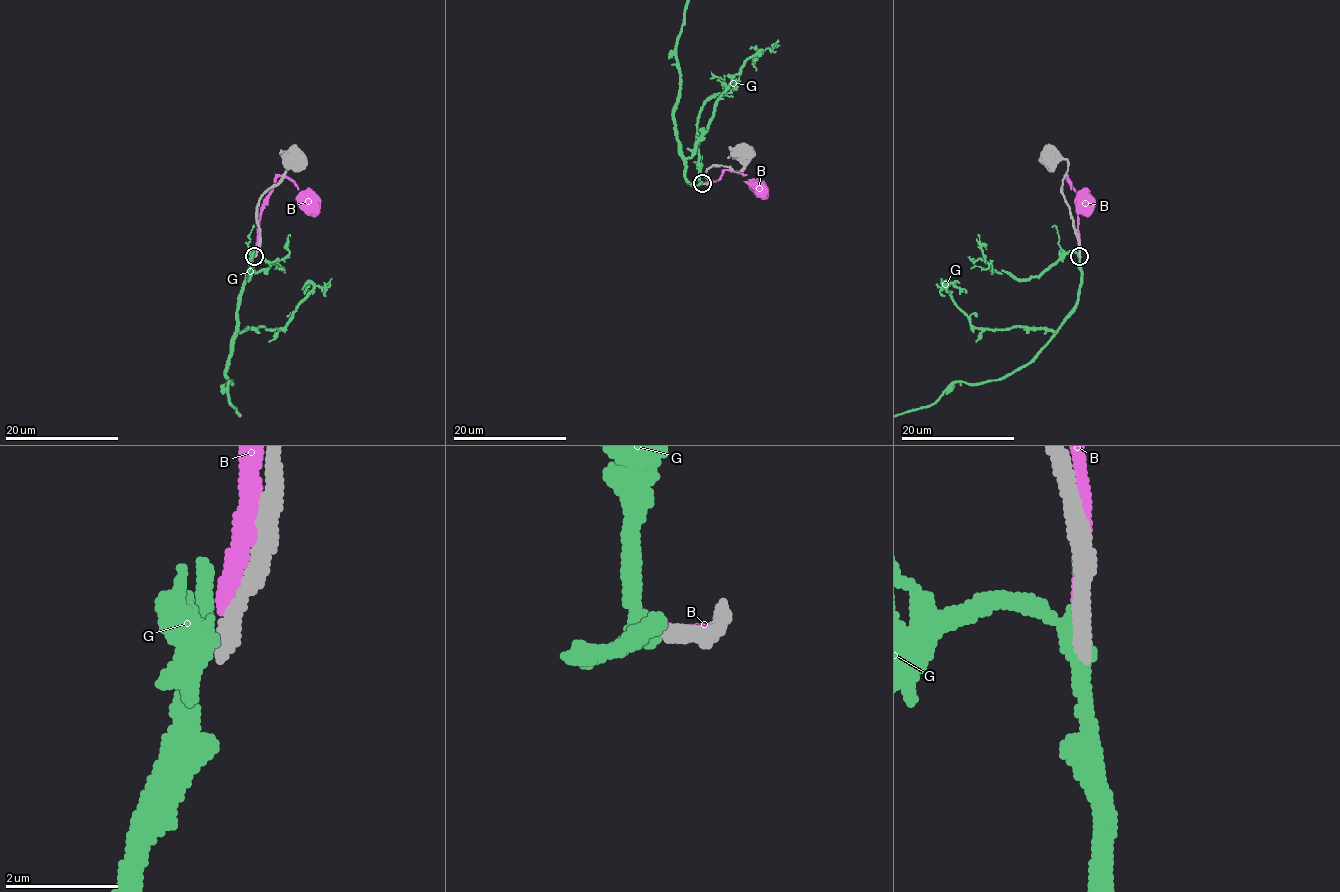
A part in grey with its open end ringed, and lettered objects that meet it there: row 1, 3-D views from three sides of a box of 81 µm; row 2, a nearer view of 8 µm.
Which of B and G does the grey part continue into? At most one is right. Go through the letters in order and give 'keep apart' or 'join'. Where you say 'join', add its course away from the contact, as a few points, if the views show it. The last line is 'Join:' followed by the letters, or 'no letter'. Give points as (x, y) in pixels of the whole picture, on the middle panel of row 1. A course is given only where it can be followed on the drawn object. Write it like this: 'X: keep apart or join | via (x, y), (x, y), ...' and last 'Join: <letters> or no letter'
B: keep apart
G: keep apart
Join: no letter

